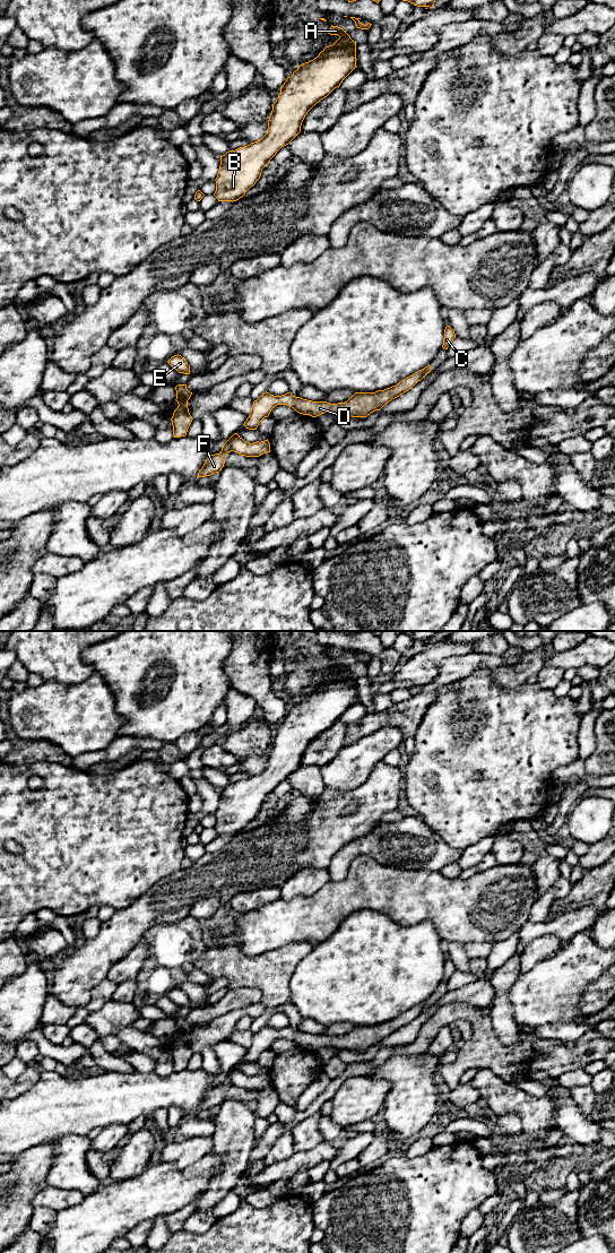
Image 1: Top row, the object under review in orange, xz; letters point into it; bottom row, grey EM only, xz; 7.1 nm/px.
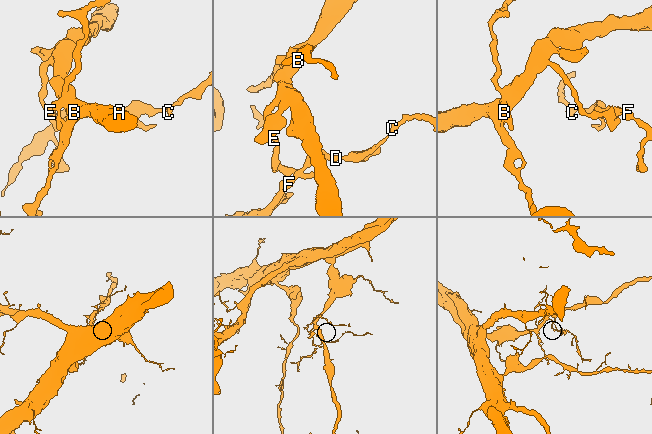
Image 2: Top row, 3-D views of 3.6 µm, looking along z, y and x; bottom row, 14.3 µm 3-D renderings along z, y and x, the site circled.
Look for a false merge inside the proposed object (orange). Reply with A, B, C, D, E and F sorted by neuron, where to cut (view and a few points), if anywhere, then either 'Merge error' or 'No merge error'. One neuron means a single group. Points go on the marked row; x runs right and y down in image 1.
Groups: A B E / C D F. Split along xz (228, 439), (232, 450). Merge error

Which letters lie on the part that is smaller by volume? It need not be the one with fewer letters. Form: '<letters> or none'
C, D, F

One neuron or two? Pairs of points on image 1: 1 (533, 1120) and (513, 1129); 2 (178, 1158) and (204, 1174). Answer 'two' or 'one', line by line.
1: two
2: two

